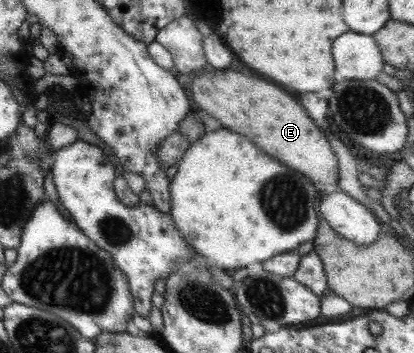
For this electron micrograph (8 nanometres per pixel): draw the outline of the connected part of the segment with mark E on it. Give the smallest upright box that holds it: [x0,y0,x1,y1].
[187,68,339,196]

